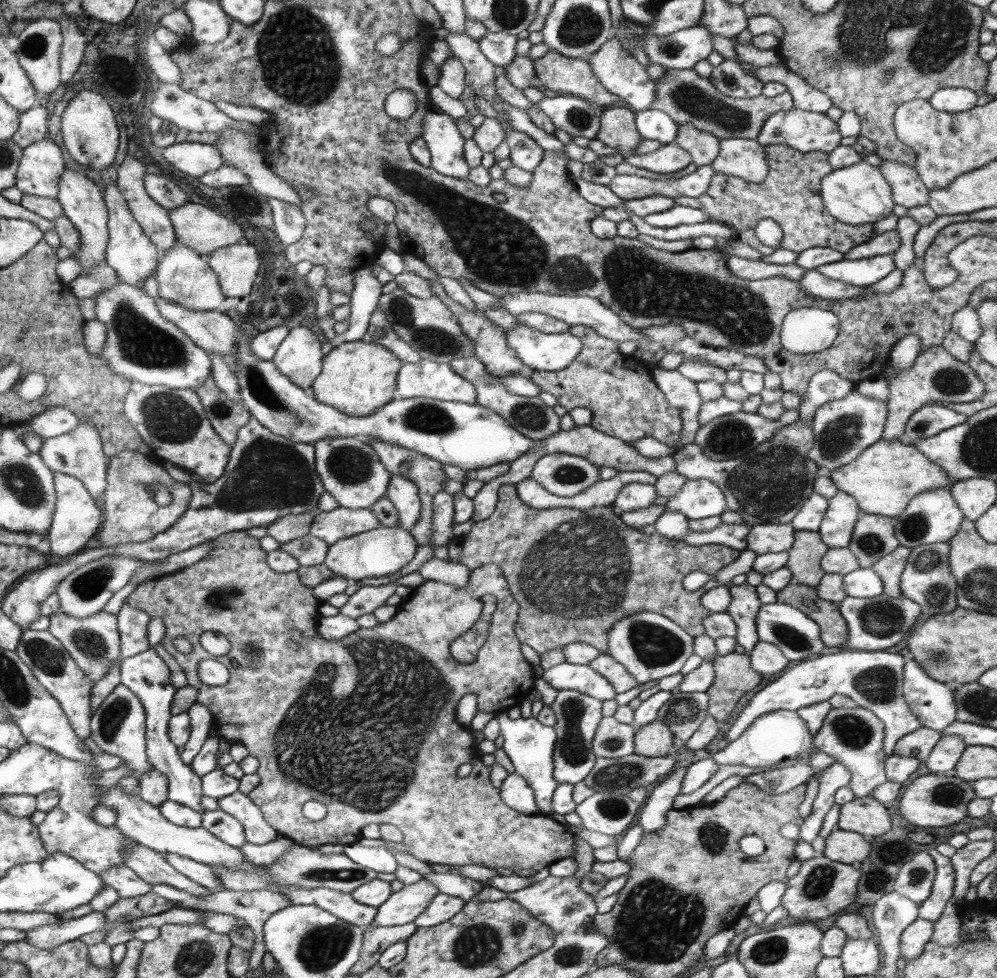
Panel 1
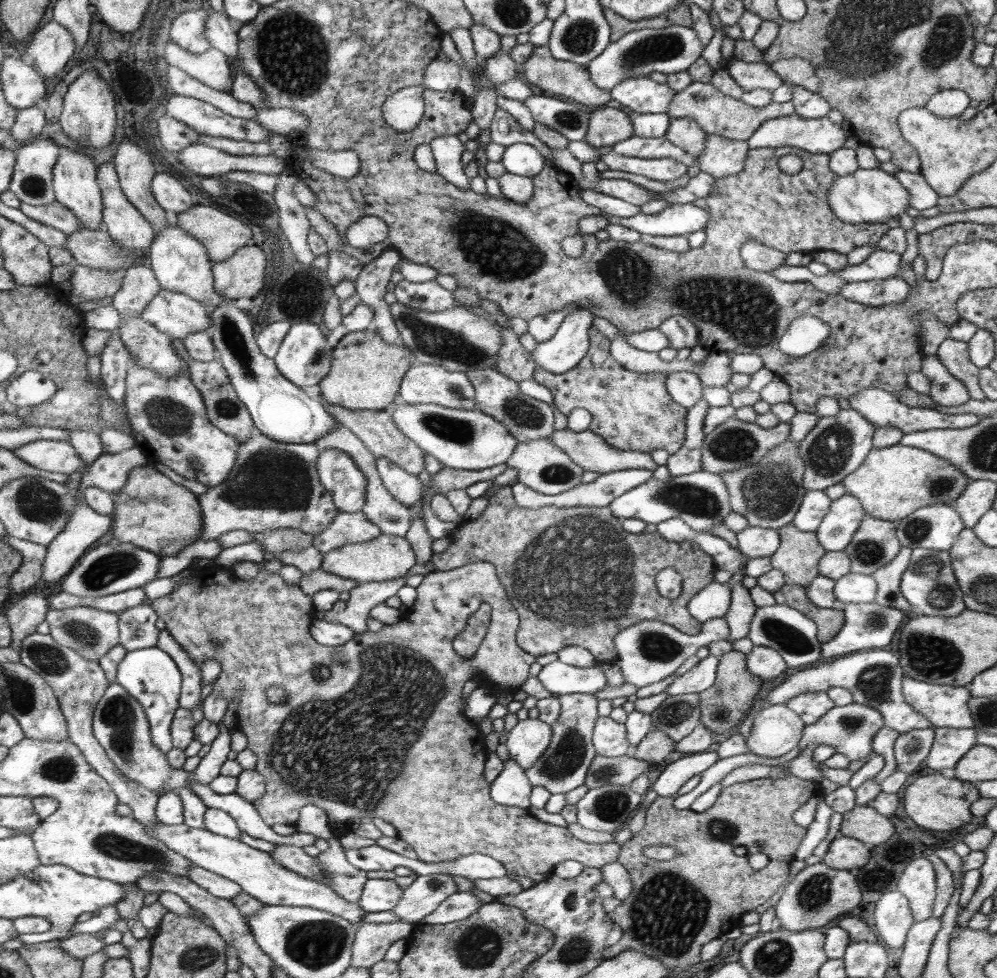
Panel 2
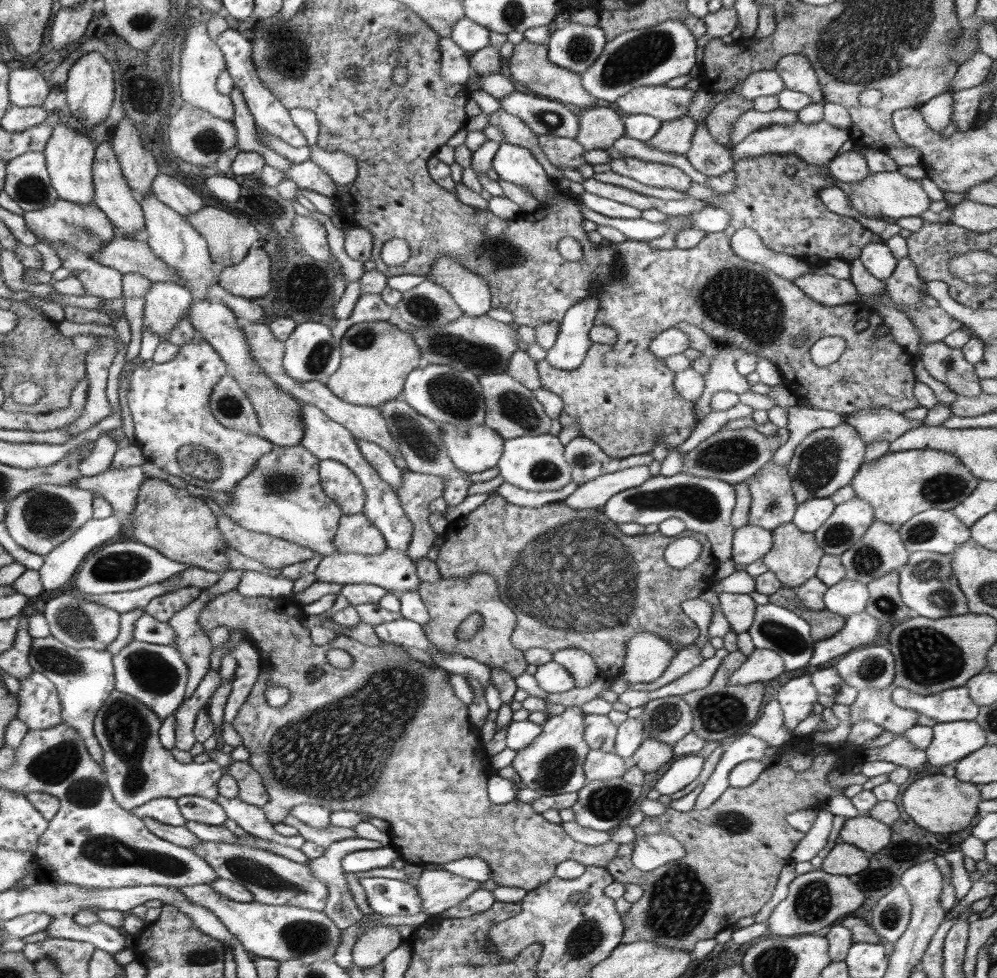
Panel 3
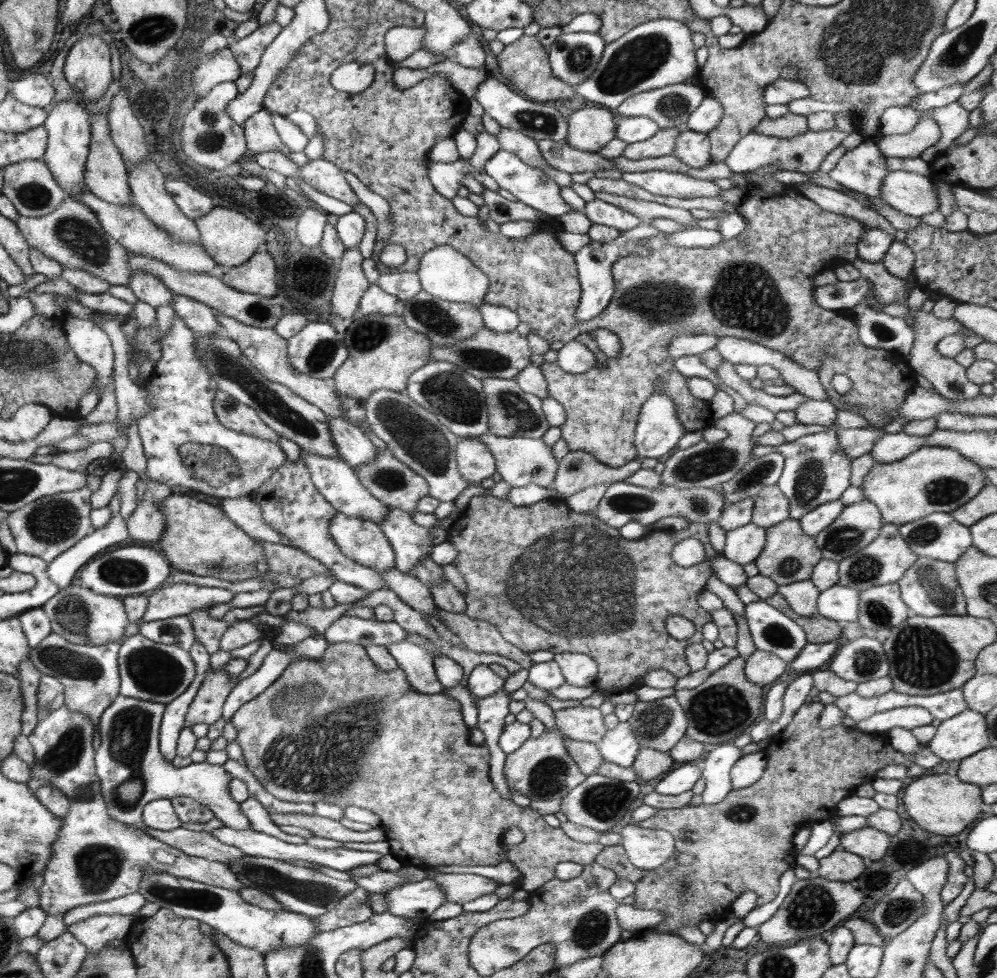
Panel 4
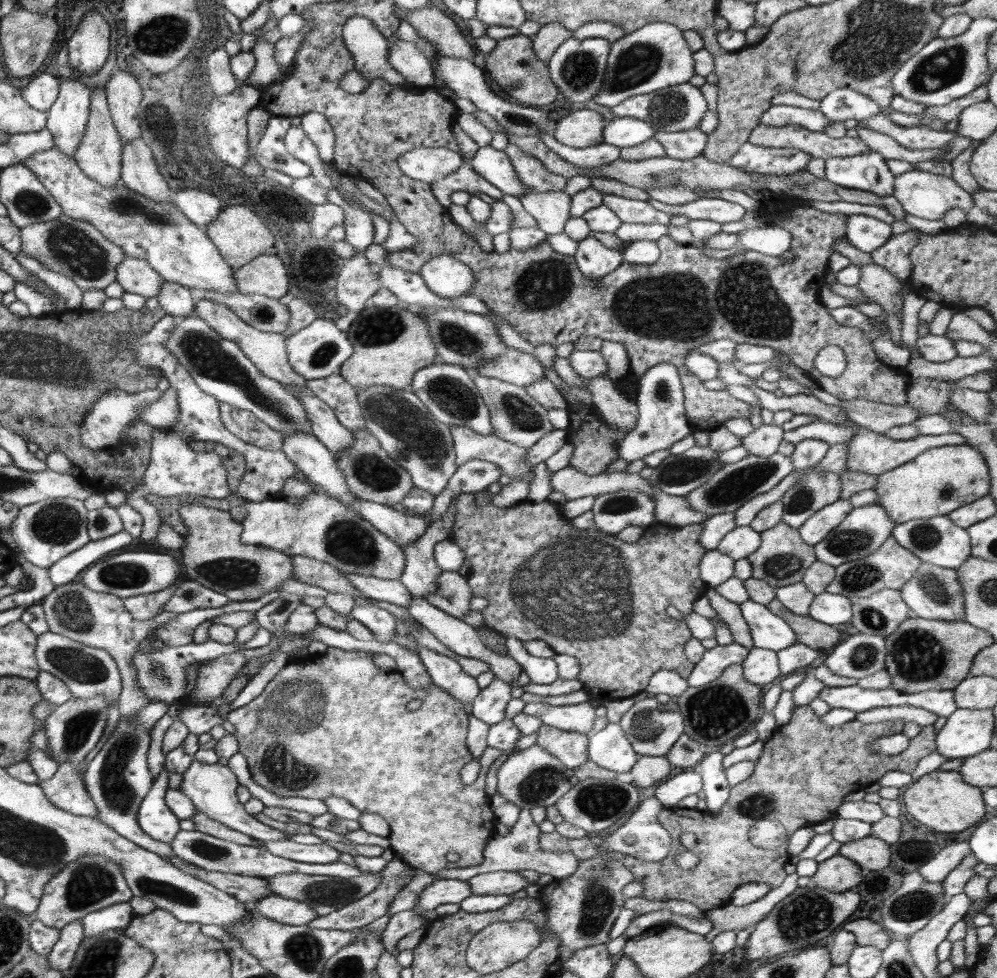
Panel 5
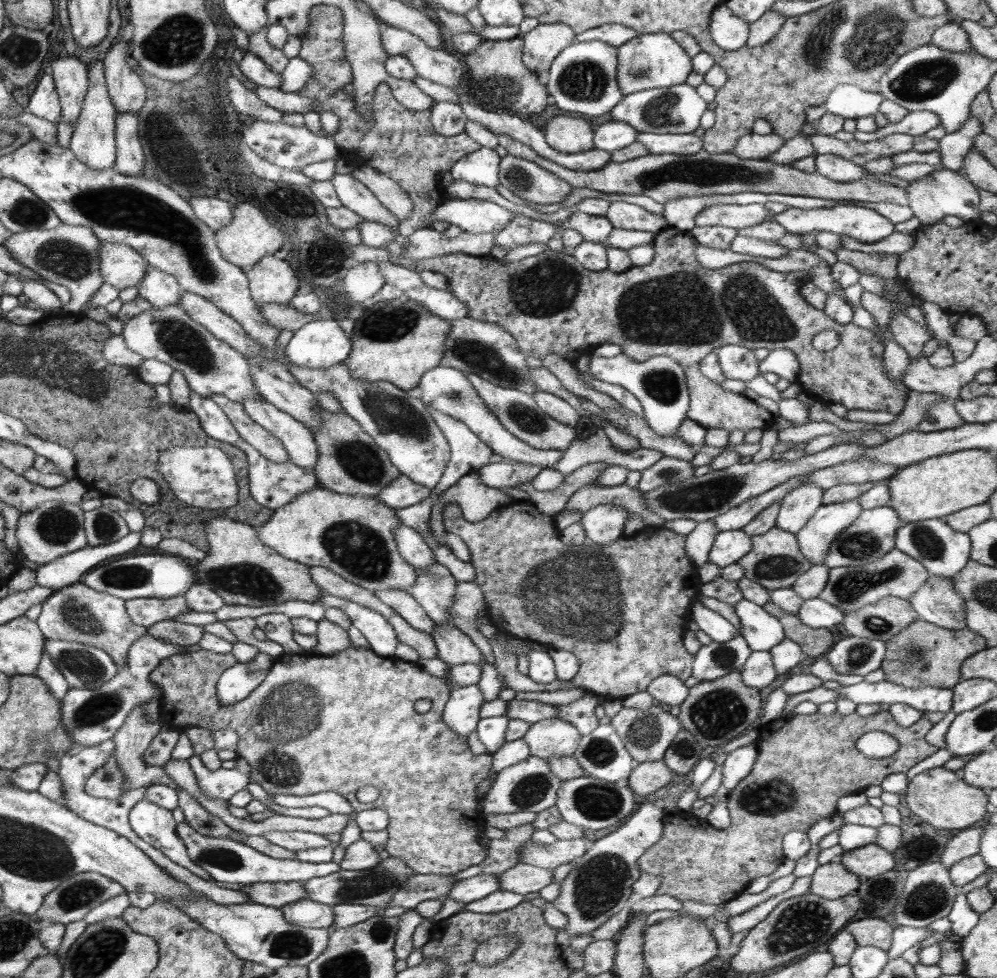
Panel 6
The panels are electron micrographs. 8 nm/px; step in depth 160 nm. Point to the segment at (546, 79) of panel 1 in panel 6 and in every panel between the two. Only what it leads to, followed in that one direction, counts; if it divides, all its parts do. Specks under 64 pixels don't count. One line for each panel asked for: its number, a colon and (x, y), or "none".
2: (564, 79)
3: (529, 65)
4: (525, 63)
5: (513, 65)
6: (497, 78)

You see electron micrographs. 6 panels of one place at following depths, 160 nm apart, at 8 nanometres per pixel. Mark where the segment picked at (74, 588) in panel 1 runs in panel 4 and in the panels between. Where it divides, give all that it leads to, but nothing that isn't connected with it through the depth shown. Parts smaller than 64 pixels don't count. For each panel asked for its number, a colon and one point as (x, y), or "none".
2: (110, 568)
3: (122, 566)
4: (134, 570)

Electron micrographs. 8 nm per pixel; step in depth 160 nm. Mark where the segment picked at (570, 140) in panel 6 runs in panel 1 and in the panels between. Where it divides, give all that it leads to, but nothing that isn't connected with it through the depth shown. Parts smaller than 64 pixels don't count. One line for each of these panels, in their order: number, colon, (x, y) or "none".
1: (617, 129)
2: (607, 125)
3: (599, 127)
4: (592, 127)
5: (583, 128)

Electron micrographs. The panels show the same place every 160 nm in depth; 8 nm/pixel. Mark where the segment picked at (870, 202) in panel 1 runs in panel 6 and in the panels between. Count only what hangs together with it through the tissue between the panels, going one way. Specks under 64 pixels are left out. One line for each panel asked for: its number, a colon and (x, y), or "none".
2: (866, 196)
3: (891, 194)
4: (914, 194)
5: (927, 195)
6: (943, 192)

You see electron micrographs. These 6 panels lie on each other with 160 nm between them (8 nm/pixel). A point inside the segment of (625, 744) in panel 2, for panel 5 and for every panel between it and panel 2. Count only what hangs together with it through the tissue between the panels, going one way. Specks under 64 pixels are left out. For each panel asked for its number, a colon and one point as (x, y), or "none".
3: (599, 733)
4: (583, 723)
5: (580, 718)

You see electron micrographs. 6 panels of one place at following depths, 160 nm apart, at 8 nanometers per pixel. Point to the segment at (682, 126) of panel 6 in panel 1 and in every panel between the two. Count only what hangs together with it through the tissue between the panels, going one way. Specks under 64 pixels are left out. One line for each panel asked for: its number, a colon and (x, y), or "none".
1: (621, 74)
2: (643, 95)
3: (665, 103)
4: (670, 106)
5: (671, 109)

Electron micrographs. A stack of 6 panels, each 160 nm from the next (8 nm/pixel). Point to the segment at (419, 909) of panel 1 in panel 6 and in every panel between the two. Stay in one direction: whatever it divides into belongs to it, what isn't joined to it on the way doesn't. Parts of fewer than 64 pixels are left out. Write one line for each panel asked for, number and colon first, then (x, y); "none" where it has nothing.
2: (424, 895)
3: (440, 890)
4: (458, 887)
5: (500, 882)
6: (523, 879)

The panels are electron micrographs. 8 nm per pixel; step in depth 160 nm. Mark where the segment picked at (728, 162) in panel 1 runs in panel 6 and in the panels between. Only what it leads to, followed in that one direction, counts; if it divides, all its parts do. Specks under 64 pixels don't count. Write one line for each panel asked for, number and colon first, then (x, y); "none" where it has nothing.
2: (721, 157)
3: (707, 156)
4: (693, 148)
5: (686, 144)
6: (681, 144)

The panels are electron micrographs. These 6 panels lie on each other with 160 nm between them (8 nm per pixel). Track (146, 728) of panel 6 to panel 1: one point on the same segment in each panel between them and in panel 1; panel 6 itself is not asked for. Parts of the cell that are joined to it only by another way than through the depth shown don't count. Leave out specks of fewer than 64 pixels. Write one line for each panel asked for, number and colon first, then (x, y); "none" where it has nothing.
1: (93, 642)
2: (92, 632)
3: (80, 624)
4: (81, 616)
5: (98, 619)

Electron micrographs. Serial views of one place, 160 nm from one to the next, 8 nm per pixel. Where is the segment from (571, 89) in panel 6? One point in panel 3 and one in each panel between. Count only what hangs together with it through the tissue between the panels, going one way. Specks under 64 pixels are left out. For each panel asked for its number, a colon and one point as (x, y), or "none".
3: (575, 47)
4: (573, 57)
5: (577, 67)

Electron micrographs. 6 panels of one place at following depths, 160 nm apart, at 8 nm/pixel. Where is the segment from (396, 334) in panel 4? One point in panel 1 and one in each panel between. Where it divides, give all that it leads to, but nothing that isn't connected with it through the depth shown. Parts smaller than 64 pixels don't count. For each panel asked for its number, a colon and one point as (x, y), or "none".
1: (357, 377)
2: (366, 372)
3: (376, 357)

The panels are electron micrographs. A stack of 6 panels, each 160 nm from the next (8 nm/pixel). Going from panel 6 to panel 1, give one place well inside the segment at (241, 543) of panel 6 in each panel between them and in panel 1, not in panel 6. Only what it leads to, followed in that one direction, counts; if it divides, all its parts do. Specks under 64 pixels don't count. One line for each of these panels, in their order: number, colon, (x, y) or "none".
1: (130, 515)
2: (152, 512)
3: (180, 526)
4: (199, 538)
5: (213, 555)

